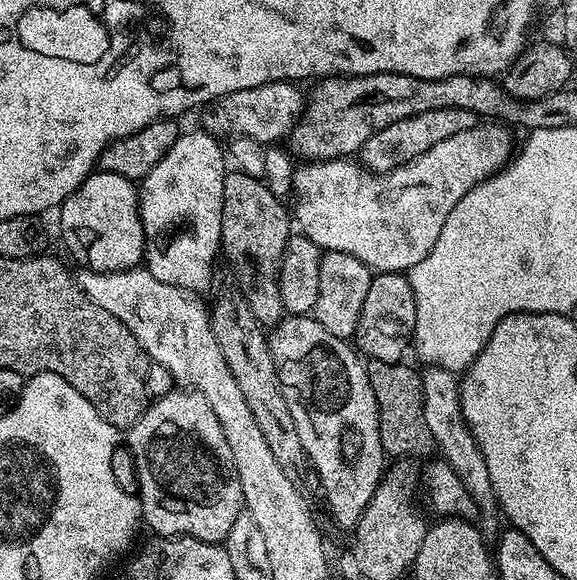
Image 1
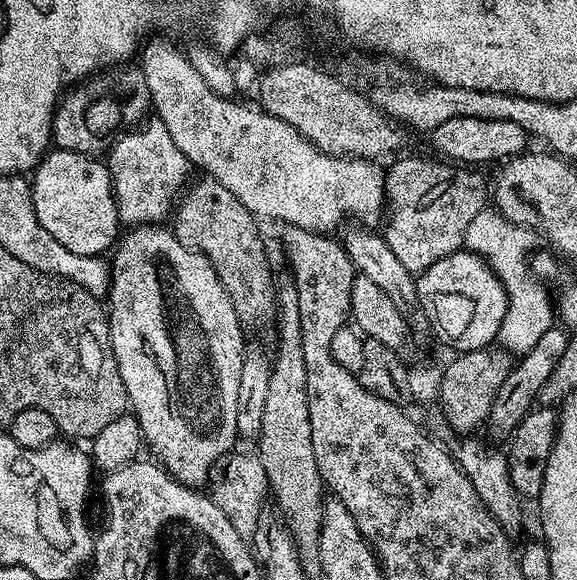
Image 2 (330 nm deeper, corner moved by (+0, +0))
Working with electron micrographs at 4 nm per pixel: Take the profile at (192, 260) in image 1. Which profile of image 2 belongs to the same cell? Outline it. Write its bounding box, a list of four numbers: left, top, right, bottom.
[106,118,194,226]

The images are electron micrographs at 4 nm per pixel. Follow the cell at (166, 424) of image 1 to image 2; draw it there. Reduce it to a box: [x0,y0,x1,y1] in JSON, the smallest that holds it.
[106,224,246,489]

